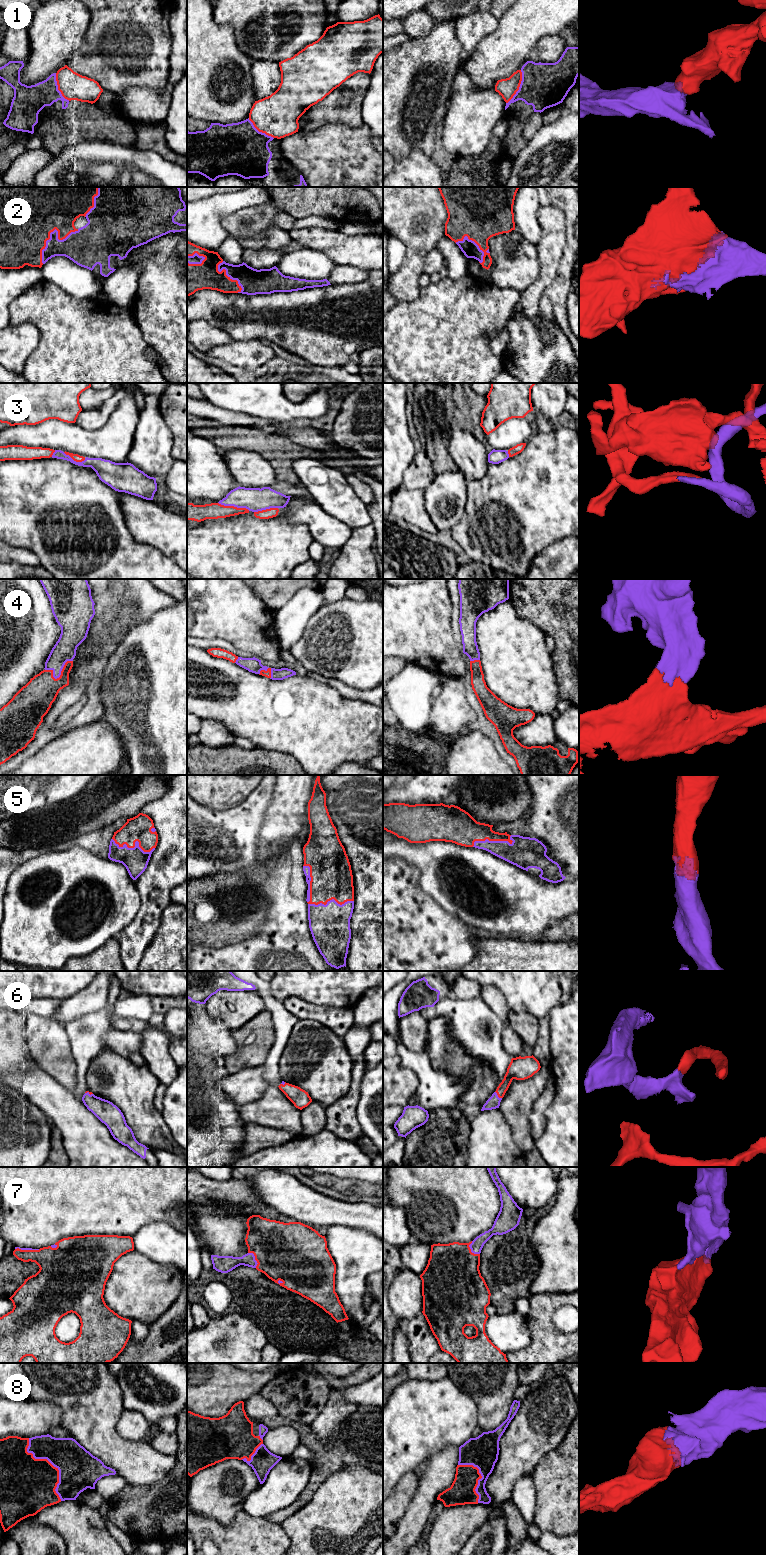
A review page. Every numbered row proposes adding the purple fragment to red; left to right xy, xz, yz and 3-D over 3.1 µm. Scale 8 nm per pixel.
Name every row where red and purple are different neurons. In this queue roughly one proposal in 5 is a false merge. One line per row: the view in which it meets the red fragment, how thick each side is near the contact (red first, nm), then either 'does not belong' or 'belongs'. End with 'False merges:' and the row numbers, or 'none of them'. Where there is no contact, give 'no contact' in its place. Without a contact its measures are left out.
1: contact in yz; calibres 160 and 360 nm; does not belong
2: contact in xy; calibres 500 and 260 nm; belongs
3: contact in xz; calibres 130 and 190 nm; belongs
4: contact in xy; calibres 260 and 180 nm; belongs
5: contact in xz; calibres 320 and 320 nm; belongs
6: contact in yz; calibres 150 and 100 nm; belongs
7: contact in xz; calibres 460 and 140 nm; belongs
8: contact in xy; calibres 440 and 320 nm; belongs
False merges: 1

